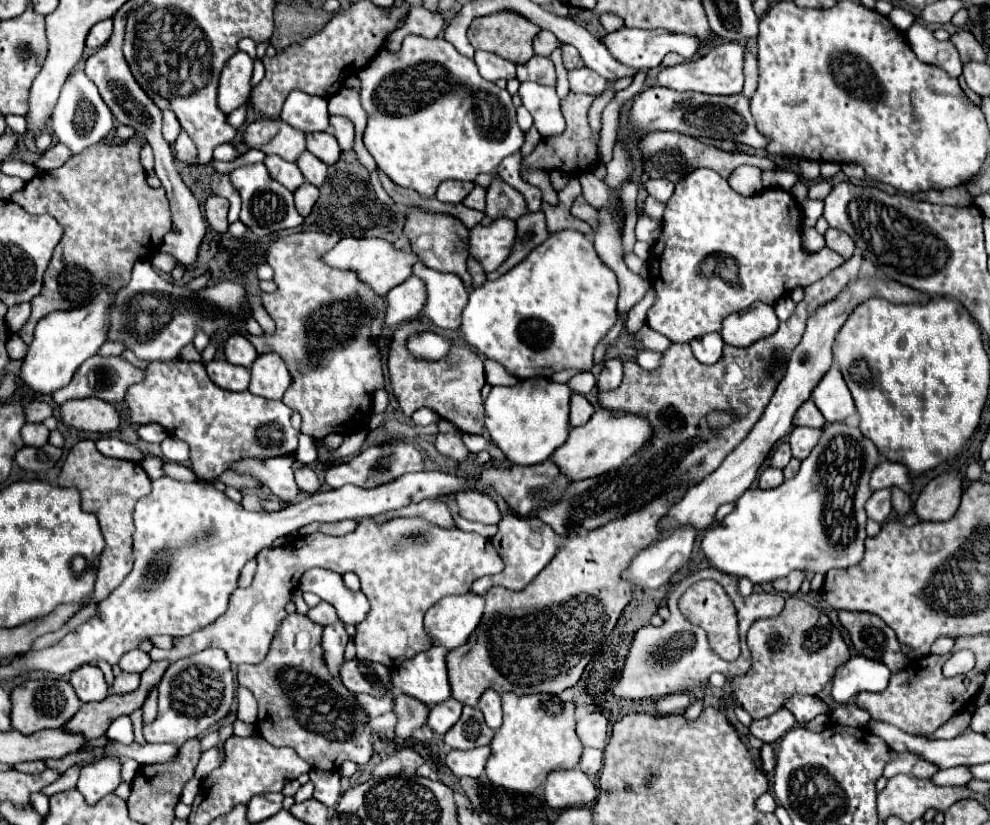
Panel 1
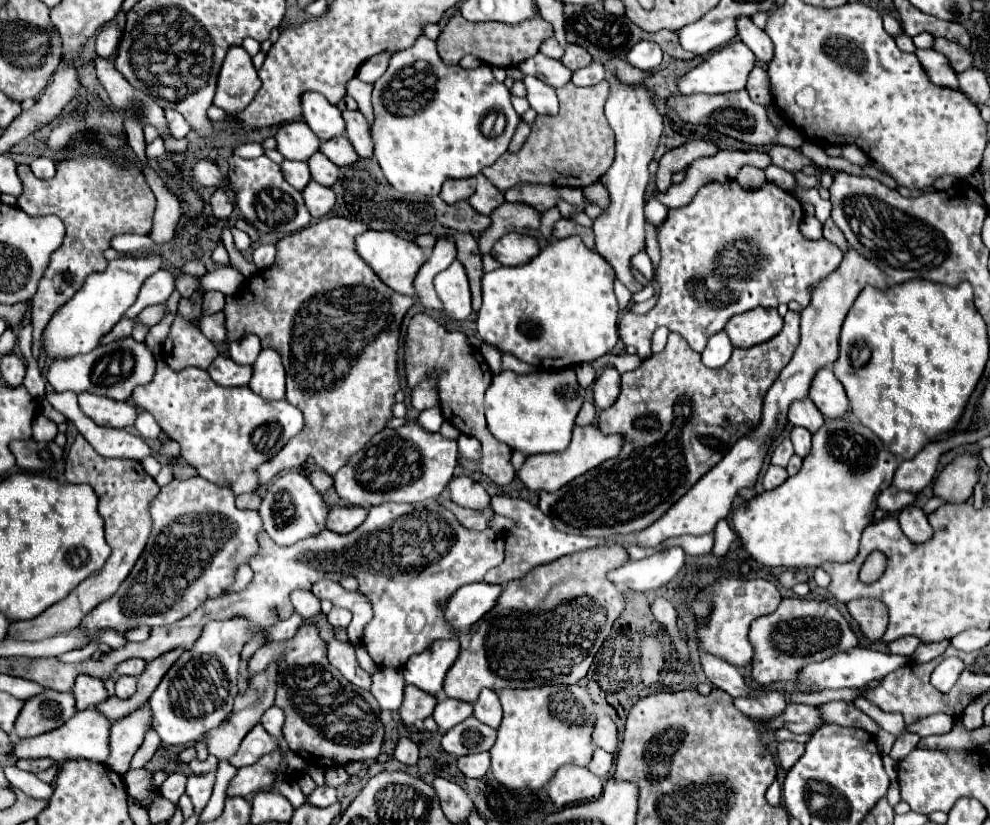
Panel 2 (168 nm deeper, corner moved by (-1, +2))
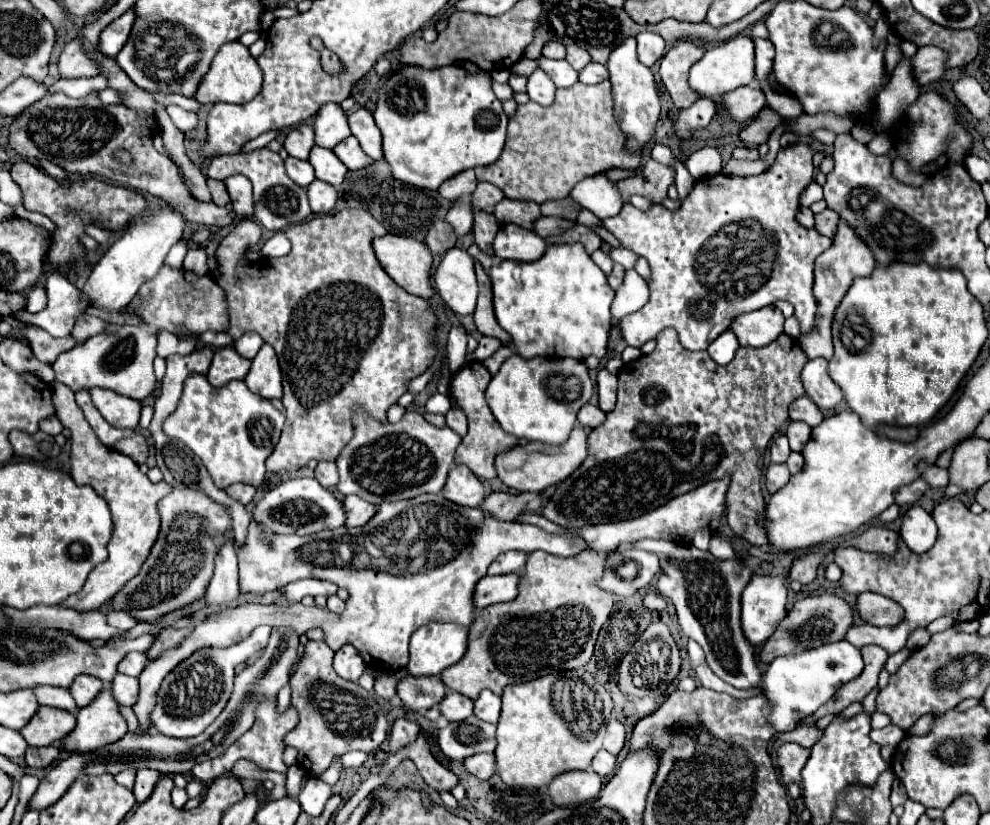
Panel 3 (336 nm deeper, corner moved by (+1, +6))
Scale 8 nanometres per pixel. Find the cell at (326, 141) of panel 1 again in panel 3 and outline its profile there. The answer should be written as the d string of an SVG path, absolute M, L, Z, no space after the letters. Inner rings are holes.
M352 135L346 137L340 145L336 145L334 153L336 153L336 157L338 157L348 169L362 169L362 167L366 167L366 165L372 163L372 159L362 153L358 139L352 137Z

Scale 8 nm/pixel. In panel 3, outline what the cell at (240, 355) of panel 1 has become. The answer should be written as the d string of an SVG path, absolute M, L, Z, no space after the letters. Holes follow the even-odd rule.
M248 331L248 333L244 333L236 343L234 343L234 349L244 357L244 359L254 359L256 357L256 353L258 353L258 349L262 347L262 339L254 333L254 331Z

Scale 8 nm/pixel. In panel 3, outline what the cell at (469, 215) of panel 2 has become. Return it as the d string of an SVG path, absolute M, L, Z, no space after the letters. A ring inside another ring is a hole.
M474 209L472 235L474 235L476 245L478 245L482 251L486 251L488 255L494 255L494 251L492 251L492 241L494 241L496 233L498 233L498 227L500 227L500 223L496 221L496 217L494 217L492 213Z

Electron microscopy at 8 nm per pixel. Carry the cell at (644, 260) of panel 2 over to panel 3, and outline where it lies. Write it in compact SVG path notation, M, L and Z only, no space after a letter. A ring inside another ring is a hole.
M624 247L612 249L610 257L612 257L612 261L614 261L614 263L620 263L620 265L624 265L624 269L634 269L634 267L636 267L636 261L640 259L640 255L636 255L634 251L630 251L630 249L624 249Z

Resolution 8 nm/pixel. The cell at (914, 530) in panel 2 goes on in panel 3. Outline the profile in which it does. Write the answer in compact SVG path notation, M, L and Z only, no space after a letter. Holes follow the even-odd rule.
M914 505L904 513L900 531L902 531L906 545L914 553L926 553L934 545L936 533L938 533L932 515L920 505Z

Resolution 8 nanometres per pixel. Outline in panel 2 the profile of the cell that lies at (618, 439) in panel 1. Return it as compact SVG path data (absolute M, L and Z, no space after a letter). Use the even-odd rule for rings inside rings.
M596 425L588 427L576 427L572 441L566 451L562 453L546 453L546 455L530 455L518 469L518 479L532 491L548 491L554 493L558 487L566 485L568 481L580 477L582 473L598 467L602 461L616 457L618 449L622 449L622 439L620 437L606 437Z

